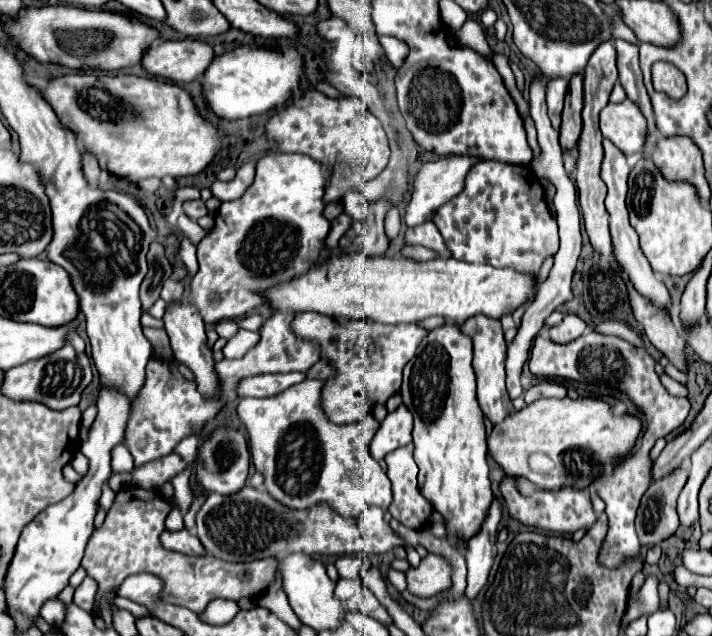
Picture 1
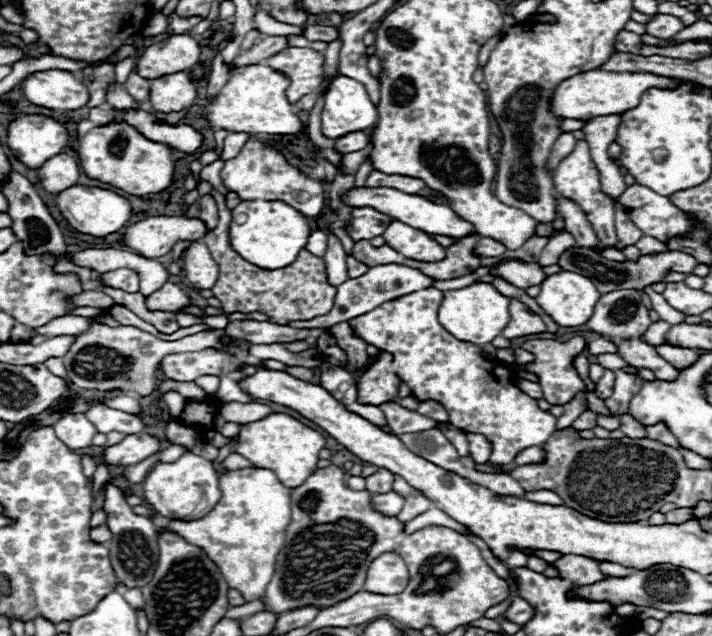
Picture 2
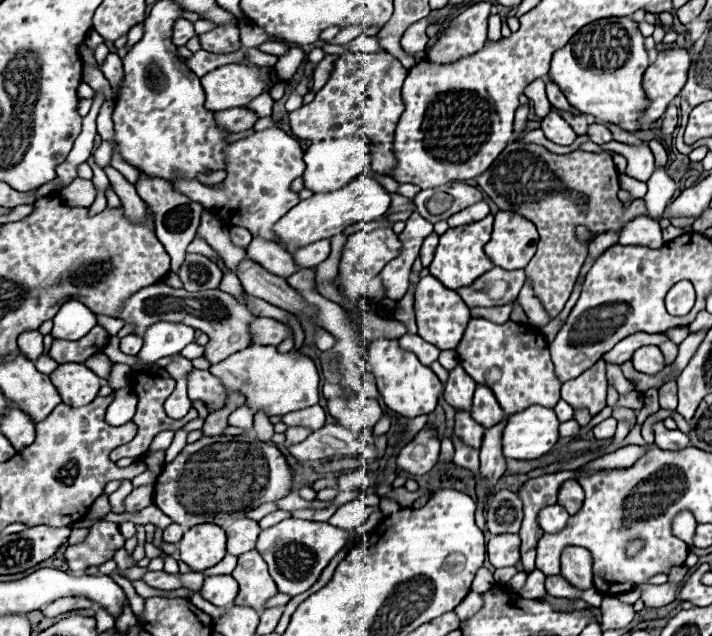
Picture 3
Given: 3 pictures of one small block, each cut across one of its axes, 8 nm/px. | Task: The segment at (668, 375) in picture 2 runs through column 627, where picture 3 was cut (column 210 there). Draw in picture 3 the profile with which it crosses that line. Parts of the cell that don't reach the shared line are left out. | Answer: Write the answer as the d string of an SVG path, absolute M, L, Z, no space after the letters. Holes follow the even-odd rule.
M154 284L148 288L142 288L136 292L132 298L126 300L124 310L120 312L122 320L126 324L136 324L134 334L144 336L144 330L160 320L172 320L172 322L182 322L188 324L196 330L202 330L204 334L210 336L210 342L204 346L206 352L204 356L216 364L224 358L228 358L234 352L240 352L250 346L250 322L256 318L246 304L240 304L232 294L222 292L222 290L204 290L204 292L186 292L186 290L176 290L168 284Z

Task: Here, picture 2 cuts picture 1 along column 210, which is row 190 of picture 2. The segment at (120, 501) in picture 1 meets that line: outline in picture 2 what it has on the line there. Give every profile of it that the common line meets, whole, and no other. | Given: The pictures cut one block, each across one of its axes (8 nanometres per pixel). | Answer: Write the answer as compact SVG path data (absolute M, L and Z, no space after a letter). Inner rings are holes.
M578 140L576 146L574 146L574 150L558 164L558 168L554 172L554 188L556 188L558 194L562 194L564 198L576 202L584 210L588 222L592 224L596 236L600 238L600 242L604 246L614 246L616 244L614 202L606 194L602 194L602 190L600 190L600 174L598 174L596 166L594 166L594 162L590 158L586 140Z

